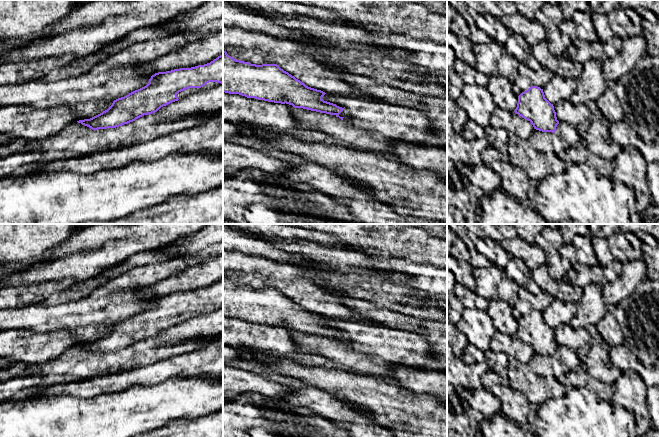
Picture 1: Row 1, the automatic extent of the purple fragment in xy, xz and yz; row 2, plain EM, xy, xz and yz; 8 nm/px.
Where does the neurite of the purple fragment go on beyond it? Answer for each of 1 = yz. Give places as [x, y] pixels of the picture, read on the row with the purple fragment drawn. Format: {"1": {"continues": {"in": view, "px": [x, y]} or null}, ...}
{"1": {"continues": null}}

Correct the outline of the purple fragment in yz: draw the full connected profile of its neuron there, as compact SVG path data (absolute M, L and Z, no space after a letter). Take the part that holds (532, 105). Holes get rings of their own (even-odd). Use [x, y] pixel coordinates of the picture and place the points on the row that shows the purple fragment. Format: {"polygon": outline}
{"polygon": "M531 86L518 96L514 112L542 132L555 133L559 124L553 104L545 98L543 89L537 86Z"}

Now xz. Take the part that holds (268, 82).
{"polygon": "M223 51L223 92L344 118L339 116L344 108L322 99L325 92L306 86L277 64L251 64L234 59L226 51Z"}

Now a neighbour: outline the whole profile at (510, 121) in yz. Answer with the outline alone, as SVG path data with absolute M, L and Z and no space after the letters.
M496 107L493 111L490 125L494 128L503 128L508 133L514 133L521 140L528 140L534 127L530 121L522 118L515 112Z

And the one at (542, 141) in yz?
M534 130L526 141L530 147L535 148L540 152L549 152L555 150L554 137L555 133Z

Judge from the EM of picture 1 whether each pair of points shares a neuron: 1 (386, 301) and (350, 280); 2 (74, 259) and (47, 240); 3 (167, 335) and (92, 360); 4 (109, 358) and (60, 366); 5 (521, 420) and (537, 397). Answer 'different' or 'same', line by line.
1: same
2: different
3: different
4: same
5: different

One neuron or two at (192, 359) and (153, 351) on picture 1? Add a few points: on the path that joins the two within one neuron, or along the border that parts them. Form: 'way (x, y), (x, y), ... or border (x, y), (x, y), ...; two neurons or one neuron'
border (197, 349), (182, 354), (175, 354), (152, 364); two neurons

